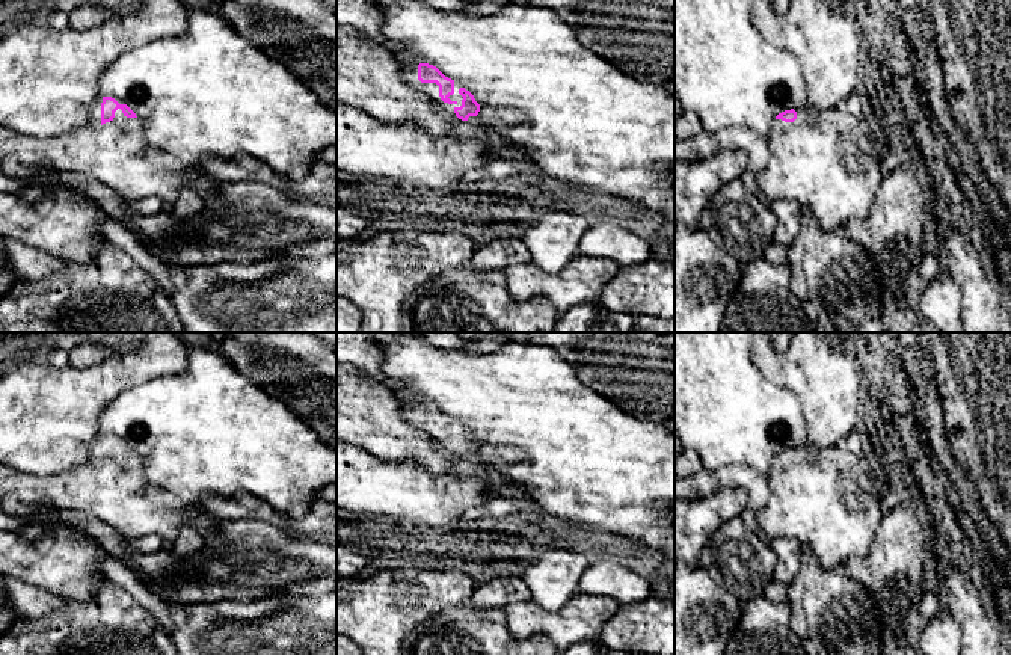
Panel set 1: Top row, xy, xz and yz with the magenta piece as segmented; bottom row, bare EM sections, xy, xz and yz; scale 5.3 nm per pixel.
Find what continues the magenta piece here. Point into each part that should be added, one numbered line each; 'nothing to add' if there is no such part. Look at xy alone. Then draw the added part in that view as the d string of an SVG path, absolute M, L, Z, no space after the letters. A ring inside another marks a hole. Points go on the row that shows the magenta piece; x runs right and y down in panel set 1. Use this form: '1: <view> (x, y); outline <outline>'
1: xy (112, 153); outline M103 97L89 106L89 121L74 131L48 139L33 139L9 128L0 127L0 171L8 177L26 180L38 171L56 171L66 177L88 175L118 192L125 201L158 198L164 207L171 207L184 186L205 198L214 189L217 180L199 174L196 168L187 168L183 174L151 165L145 158L148 148L143 124L139 118L127 118L121 109L110 122L101 122Z

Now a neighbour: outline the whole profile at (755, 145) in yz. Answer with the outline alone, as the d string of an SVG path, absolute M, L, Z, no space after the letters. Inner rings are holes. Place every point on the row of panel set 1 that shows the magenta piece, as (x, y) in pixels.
M730 127L712 134L724 149L742 149L748 155L748 169L756 175L770 160L767 136L747 127Z

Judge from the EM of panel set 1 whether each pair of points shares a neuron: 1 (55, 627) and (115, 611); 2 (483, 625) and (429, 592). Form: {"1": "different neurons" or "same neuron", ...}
{"1": "same neuron", "2": "different neurons"}

